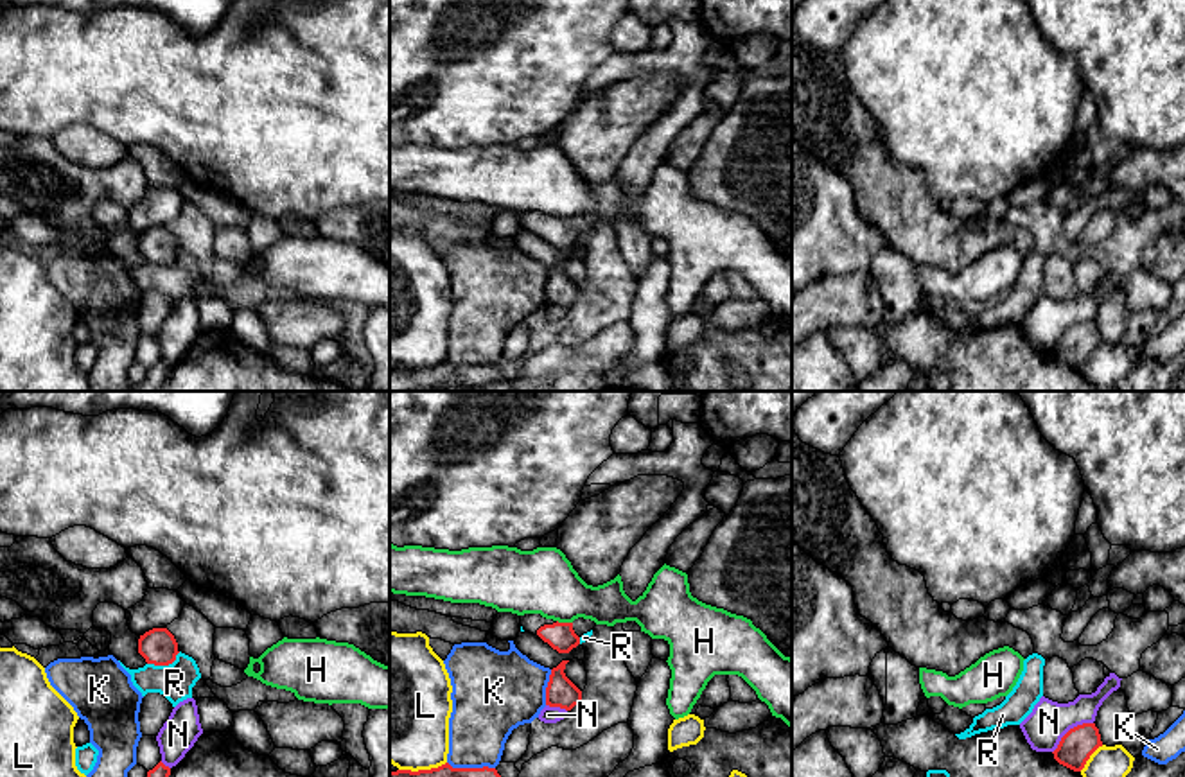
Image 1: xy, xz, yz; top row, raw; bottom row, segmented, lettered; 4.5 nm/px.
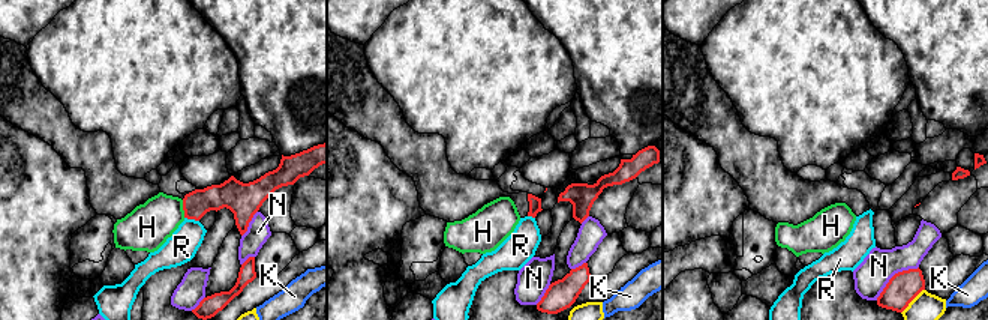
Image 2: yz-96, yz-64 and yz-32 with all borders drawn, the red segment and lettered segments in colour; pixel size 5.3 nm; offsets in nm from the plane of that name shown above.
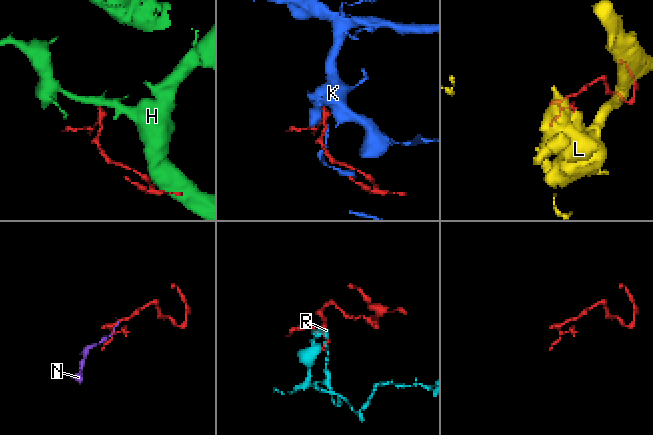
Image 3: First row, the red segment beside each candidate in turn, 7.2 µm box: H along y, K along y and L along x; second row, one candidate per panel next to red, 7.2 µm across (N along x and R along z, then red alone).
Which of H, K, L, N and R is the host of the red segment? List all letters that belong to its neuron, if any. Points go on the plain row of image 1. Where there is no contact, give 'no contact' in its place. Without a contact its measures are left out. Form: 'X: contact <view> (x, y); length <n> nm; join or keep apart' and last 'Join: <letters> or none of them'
H: contact xz (564, 221); length 70 nm; keep apart
K: contact xz (546, 286); length 160 nm; keep apart
L: contact yz (1088, 356); length 160 nm; keep apart
N: contact yz (1069, 329); length 240 nm; keep apart
R: contact xy (164, 262); length 160 nm; keep apart
Join: none of them

